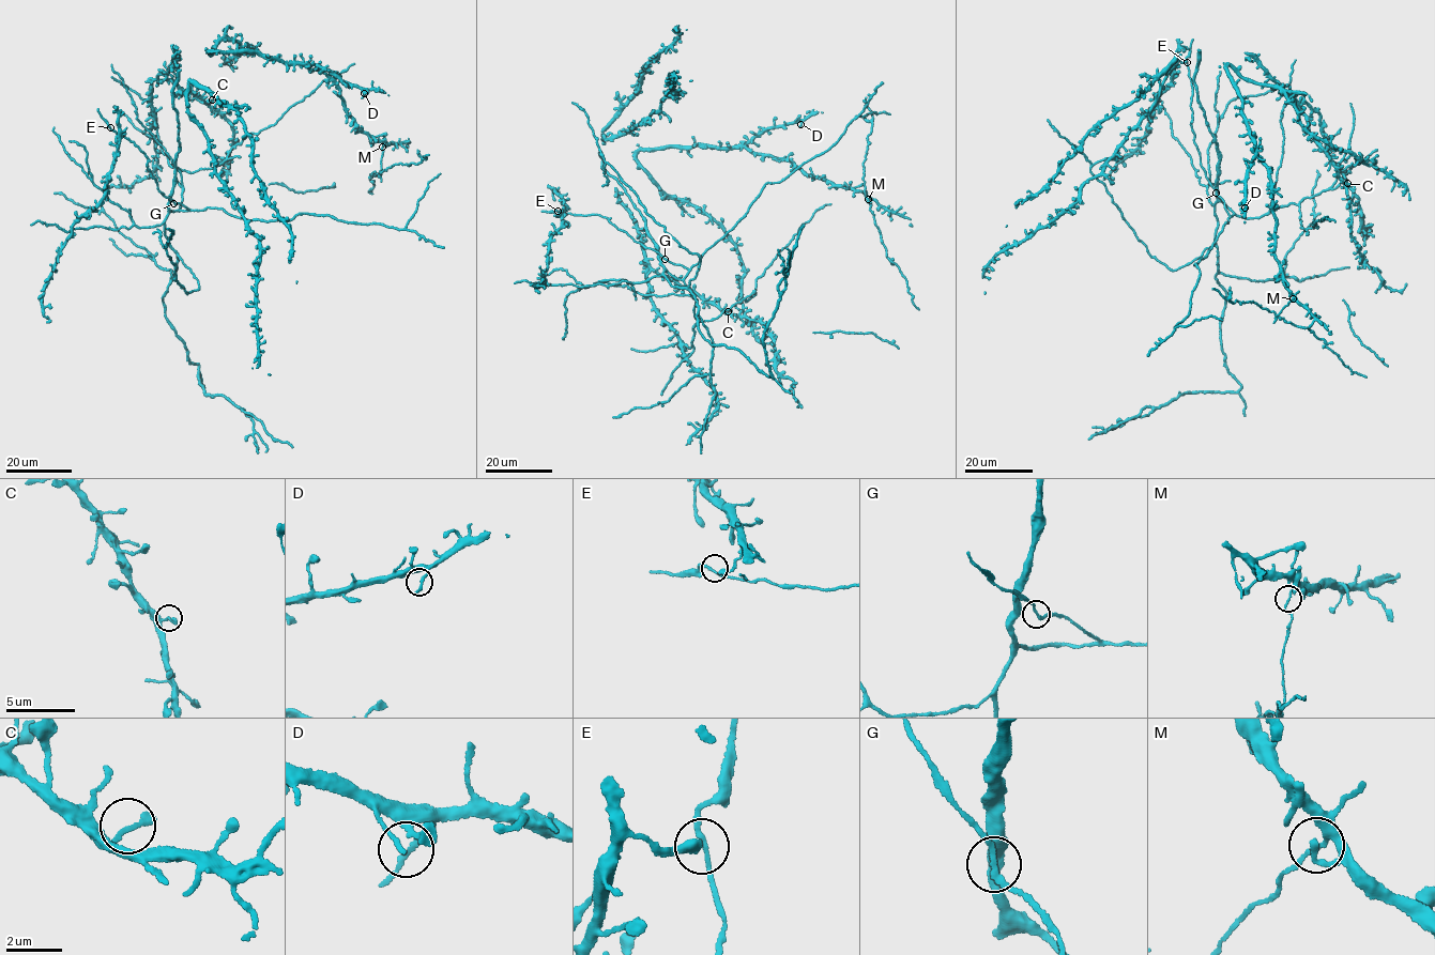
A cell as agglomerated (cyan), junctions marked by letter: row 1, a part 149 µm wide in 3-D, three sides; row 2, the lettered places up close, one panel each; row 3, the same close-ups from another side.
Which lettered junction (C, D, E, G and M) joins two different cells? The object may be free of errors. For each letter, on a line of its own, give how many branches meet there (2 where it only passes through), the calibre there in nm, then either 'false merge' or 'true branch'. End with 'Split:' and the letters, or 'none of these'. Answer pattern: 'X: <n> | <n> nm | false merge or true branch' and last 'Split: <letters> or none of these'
C: 2 | 170 nm | true branch
D: 2 | 180 nm | true branch
E: 2 | 160 nm | true branch
G: 2 | 180 nm | true branch
M: 2 | 130 nm | false merge
Split: M

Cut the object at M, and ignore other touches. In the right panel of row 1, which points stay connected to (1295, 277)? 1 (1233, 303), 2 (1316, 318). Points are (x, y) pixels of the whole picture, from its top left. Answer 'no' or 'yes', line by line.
1: no
2: yes

